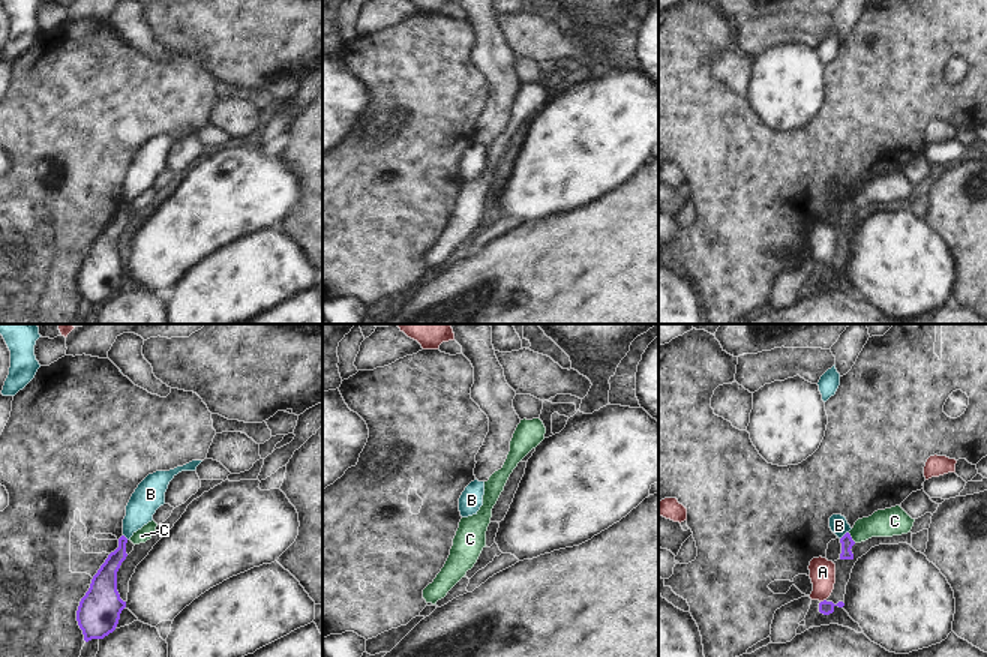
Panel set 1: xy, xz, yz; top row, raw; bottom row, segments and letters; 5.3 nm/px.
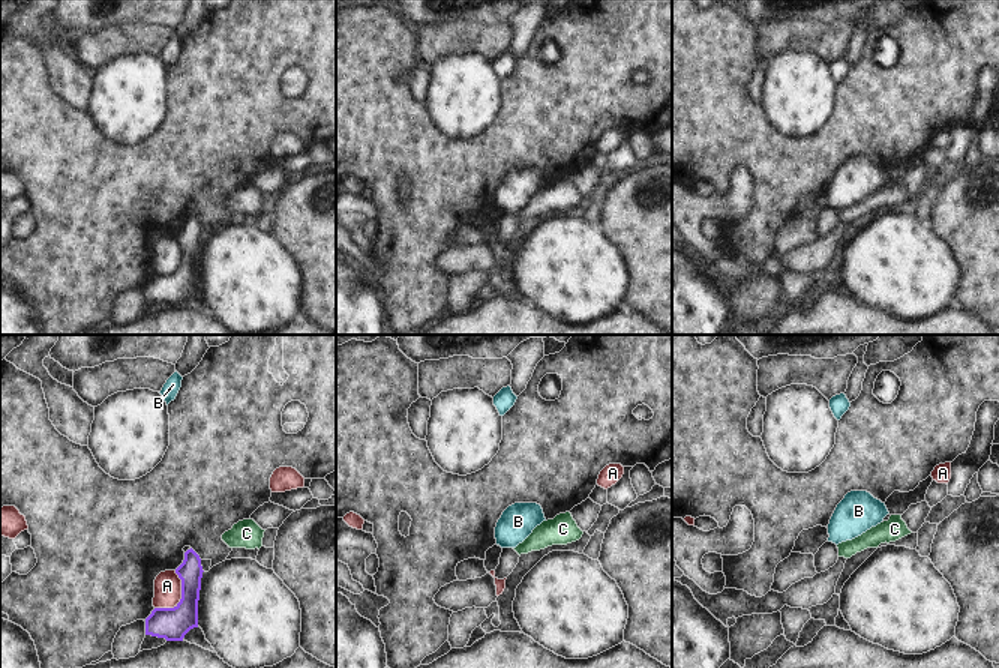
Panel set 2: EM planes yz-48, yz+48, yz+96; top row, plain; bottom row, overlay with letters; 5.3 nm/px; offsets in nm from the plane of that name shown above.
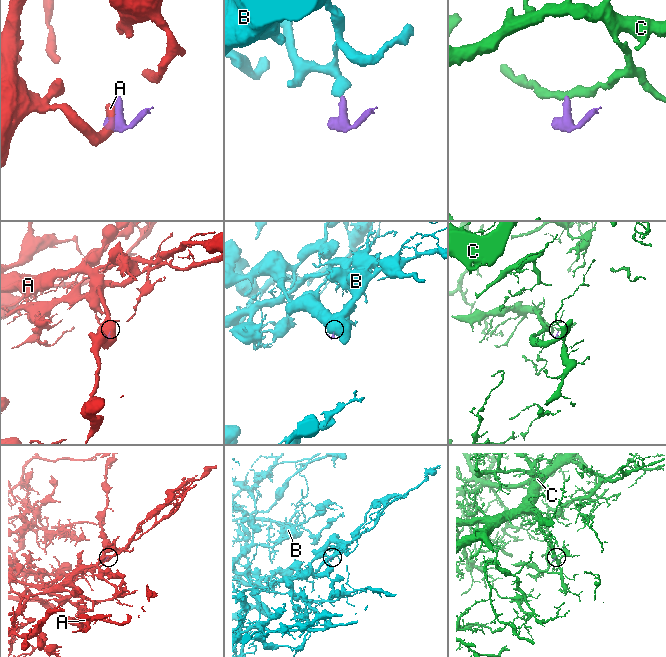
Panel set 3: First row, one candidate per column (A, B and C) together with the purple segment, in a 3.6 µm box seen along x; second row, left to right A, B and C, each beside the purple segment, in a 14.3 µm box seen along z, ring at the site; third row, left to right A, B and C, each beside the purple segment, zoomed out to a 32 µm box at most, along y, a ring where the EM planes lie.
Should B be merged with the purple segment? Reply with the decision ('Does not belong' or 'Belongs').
Does not belong.

